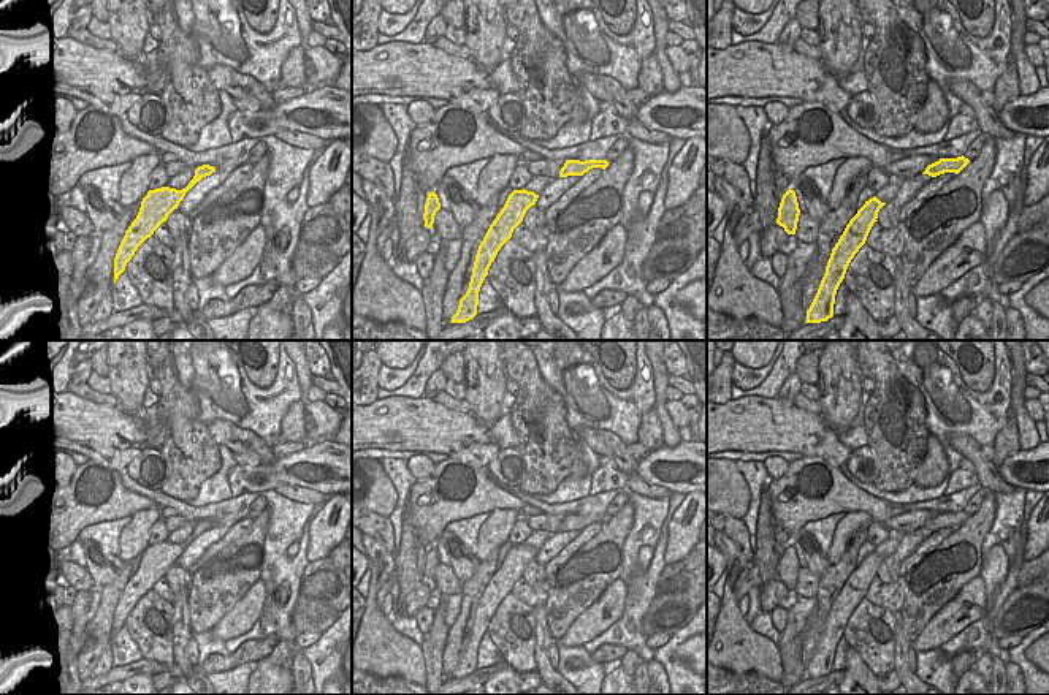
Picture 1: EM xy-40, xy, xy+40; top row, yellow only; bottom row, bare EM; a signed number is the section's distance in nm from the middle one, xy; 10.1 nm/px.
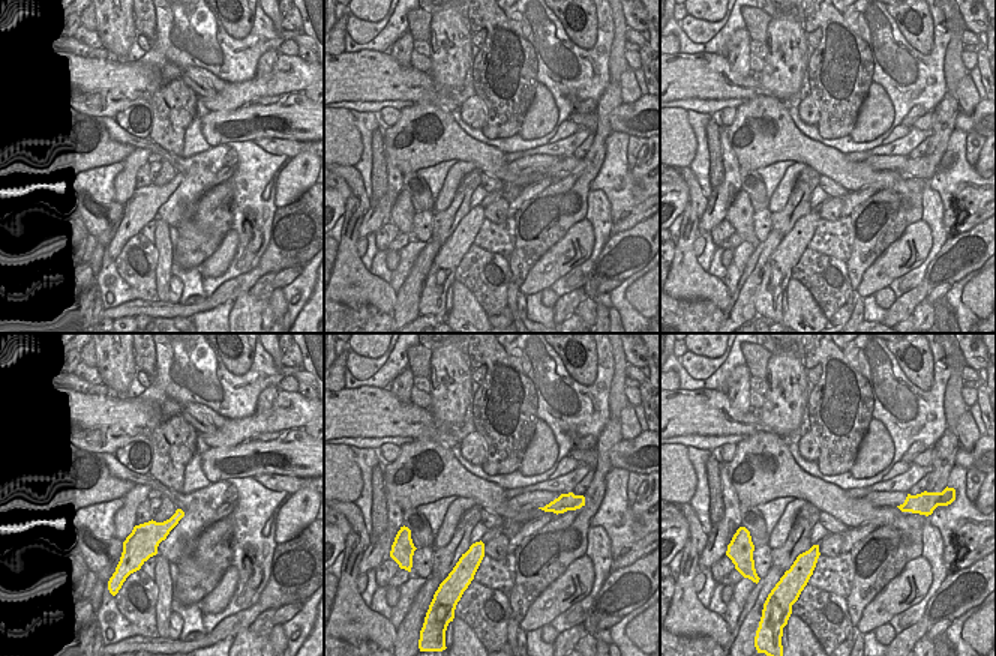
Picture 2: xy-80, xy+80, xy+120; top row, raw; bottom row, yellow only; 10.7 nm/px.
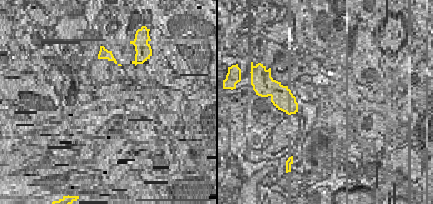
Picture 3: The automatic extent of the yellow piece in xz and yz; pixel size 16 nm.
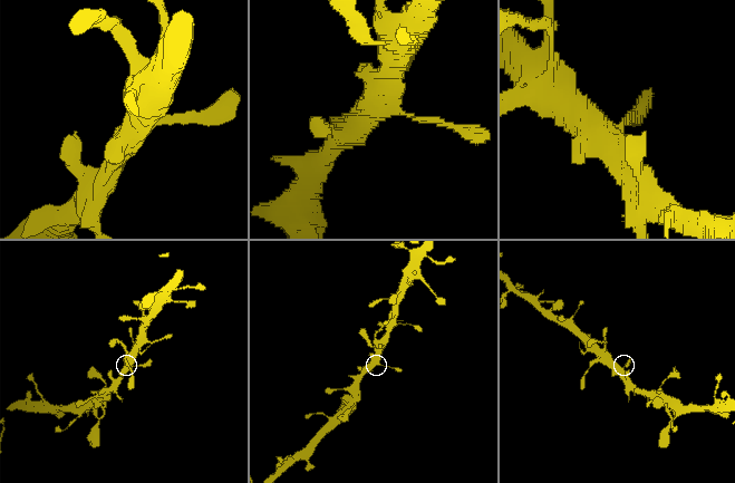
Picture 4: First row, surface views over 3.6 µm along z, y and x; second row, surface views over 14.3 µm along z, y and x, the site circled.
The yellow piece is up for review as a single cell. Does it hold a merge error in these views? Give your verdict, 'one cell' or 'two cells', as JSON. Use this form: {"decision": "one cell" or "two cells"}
{"decision": "one cell"}

